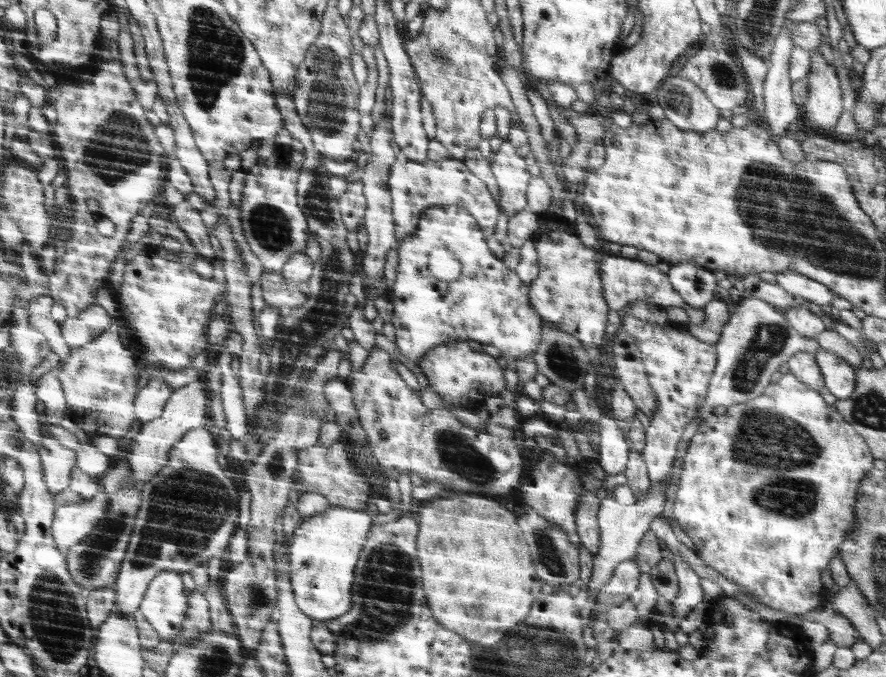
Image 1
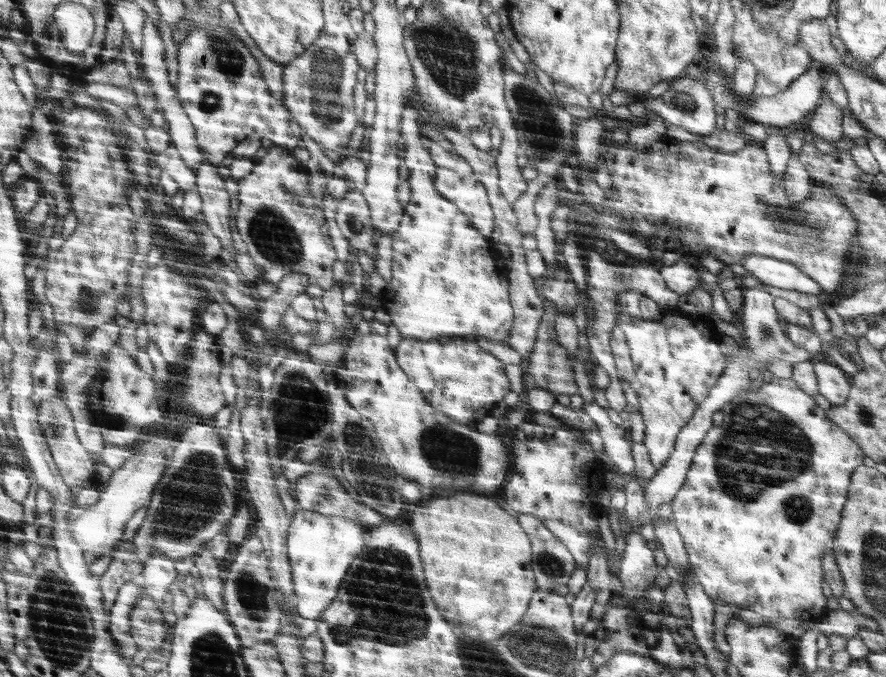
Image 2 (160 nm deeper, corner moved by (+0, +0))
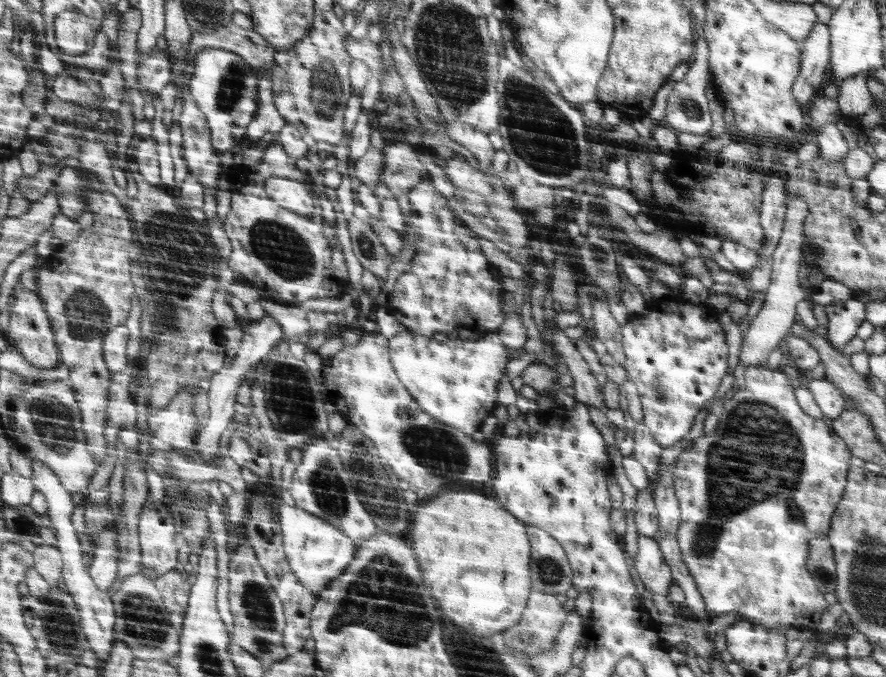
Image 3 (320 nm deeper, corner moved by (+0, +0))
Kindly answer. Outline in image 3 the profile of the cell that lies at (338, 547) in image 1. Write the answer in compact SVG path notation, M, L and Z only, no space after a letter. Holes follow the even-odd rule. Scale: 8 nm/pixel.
M289 500L279 501L277 512L282 526L283 548L292 572L308 590L320 594L326 588L326 584L332 578L338 578L352 562L358 546L338 529L338 526L330 525L330 522L321 520L303 508L298 508Z

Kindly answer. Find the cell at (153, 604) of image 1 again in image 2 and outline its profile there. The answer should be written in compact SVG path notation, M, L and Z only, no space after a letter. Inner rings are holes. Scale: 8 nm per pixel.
M153 552L153 555L143 562L140 578L144 583L145 591L150 594L157 604L162 608L162 596L169 591L172 580L176 578L174 562L161 552Z

